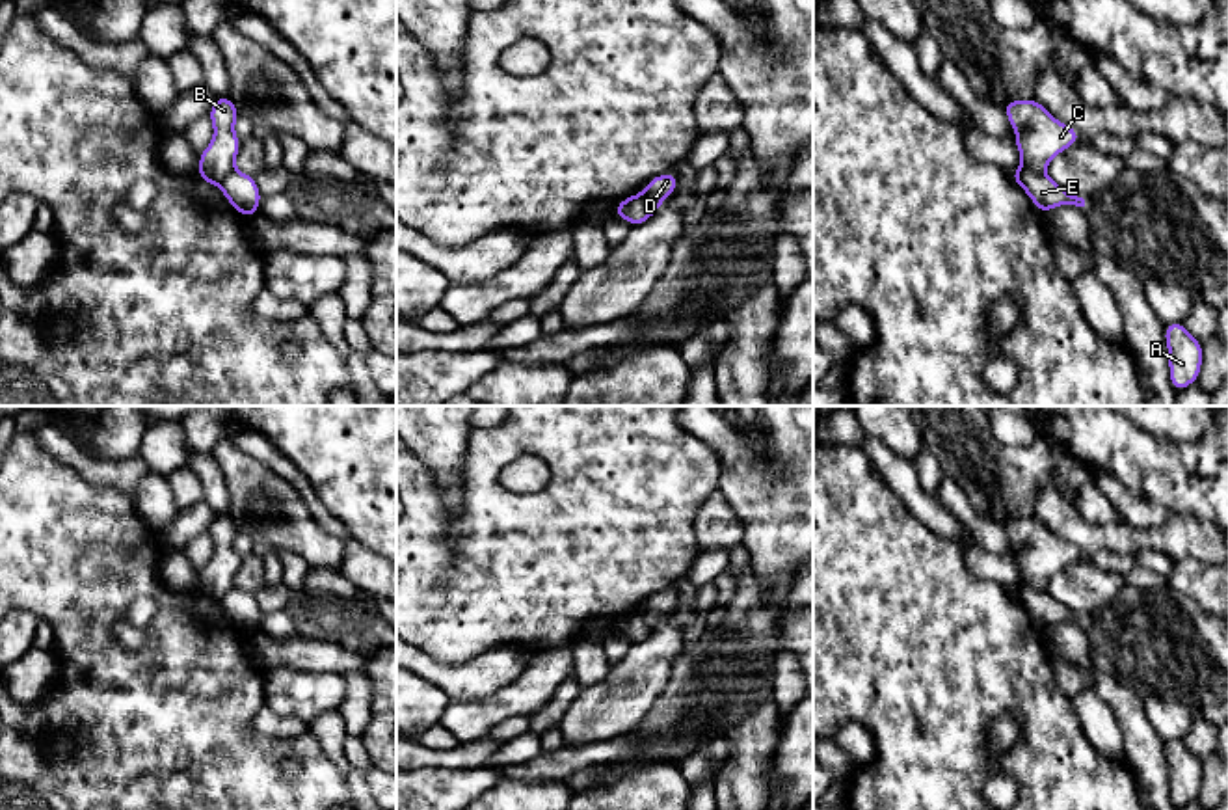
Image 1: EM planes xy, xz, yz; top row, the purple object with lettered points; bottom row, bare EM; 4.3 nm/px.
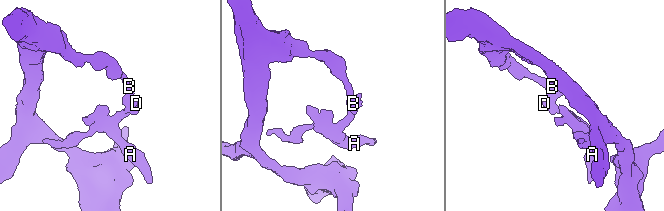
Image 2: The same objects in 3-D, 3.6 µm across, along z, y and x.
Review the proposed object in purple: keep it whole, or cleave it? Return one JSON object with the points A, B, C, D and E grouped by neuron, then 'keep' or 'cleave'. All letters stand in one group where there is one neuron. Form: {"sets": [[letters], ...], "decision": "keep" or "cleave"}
{"sets": [["A", "D", "E"], ["B", "C"]], "decision": "cleave"}

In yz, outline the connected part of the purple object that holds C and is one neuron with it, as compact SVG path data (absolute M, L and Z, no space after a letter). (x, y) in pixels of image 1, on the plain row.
M1034 516L1007 520L1003 529L1018 547L1014 560L1021 572L1021 587L1044 590L1055 572L1081 557L1075 546L1055 536Z

